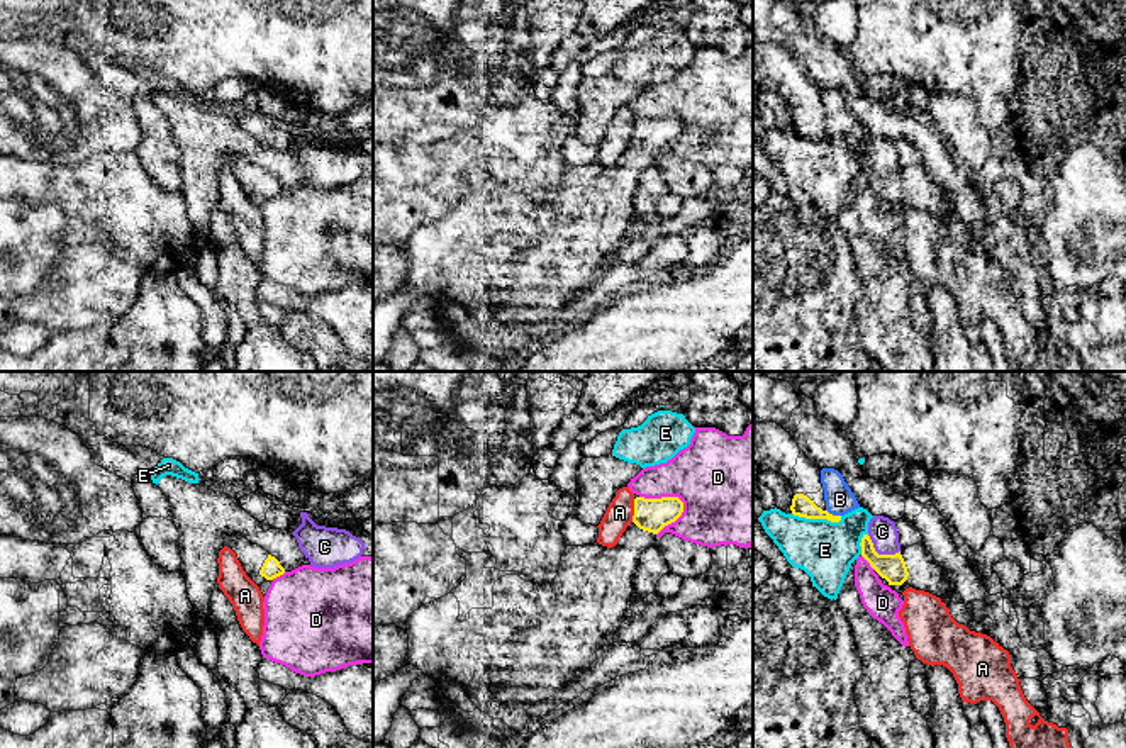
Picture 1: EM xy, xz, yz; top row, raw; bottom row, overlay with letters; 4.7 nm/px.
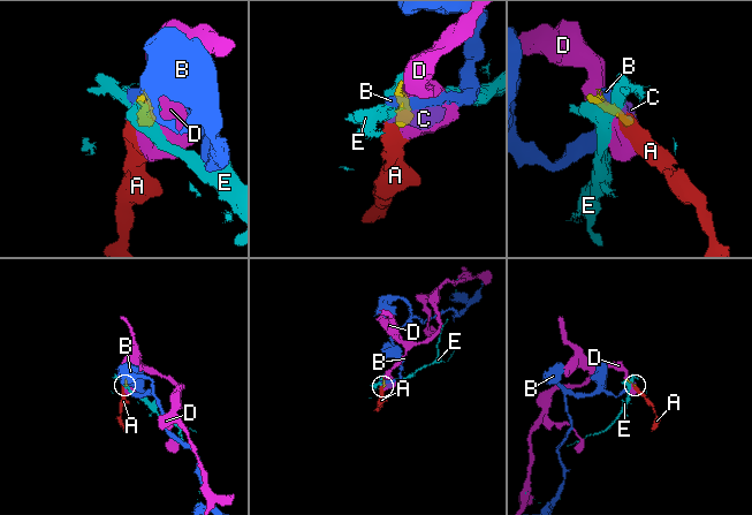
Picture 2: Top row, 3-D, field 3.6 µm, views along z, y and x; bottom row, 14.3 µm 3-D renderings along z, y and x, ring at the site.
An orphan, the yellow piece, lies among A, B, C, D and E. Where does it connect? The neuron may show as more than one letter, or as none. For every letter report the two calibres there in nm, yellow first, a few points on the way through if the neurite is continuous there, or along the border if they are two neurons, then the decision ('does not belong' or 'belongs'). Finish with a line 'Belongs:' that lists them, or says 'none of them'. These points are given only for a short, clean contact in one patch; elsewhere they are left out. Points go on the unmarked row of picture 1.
A: 160 nm thick on the yellow side, 130 nm on the other; border along xz (635, 119), (631, 141); does not belong
B: 100 nm thick on the yellow side, 140 nm on the other; does not belong
C: 130 nm thick on the yellow side, 140 nm on the other; border along yz (867, 155), (879, 173), (899, 172); does not belong
D: 160 nm thick on the yellow side, 380 nm on the other; does not belong
E: 100 nm thick on the yellow side, 280 nm on the other; border along yz (792, 133), (802, 138), (841, 139); does not belong
Belongs: none of them

